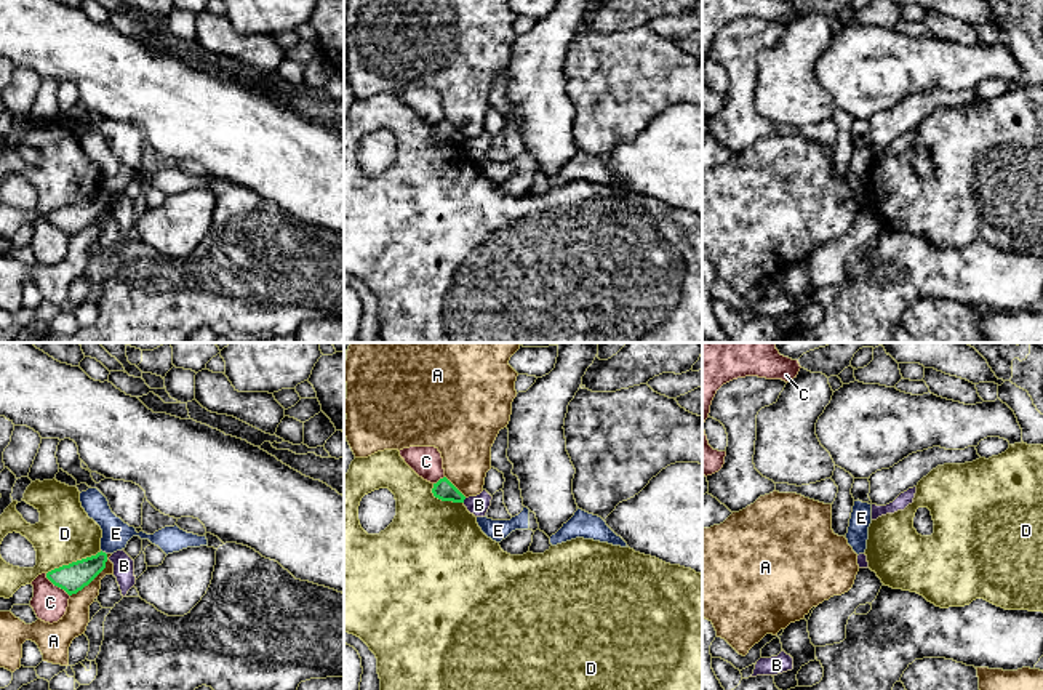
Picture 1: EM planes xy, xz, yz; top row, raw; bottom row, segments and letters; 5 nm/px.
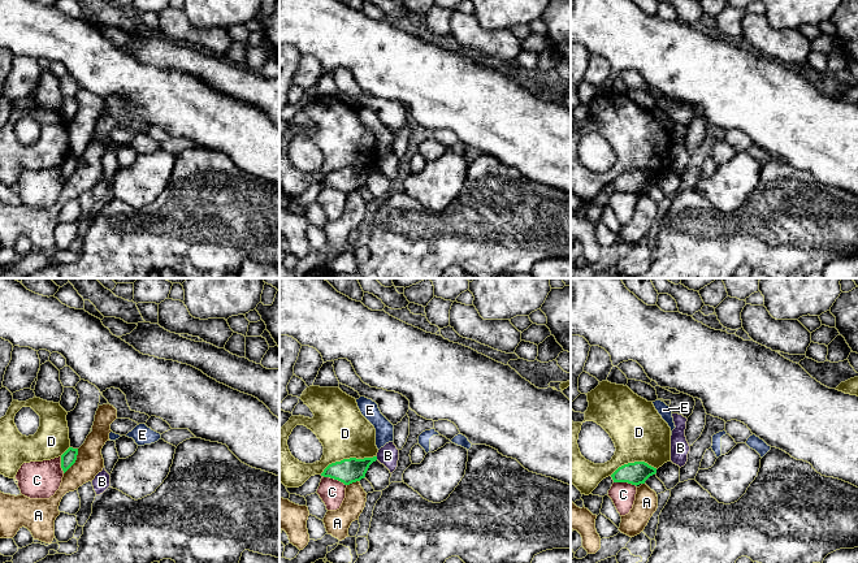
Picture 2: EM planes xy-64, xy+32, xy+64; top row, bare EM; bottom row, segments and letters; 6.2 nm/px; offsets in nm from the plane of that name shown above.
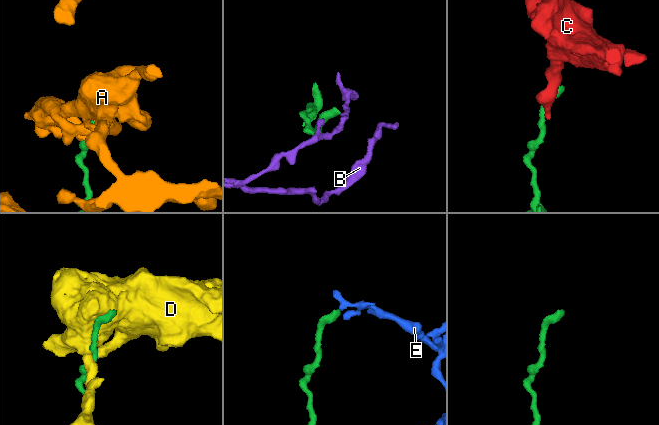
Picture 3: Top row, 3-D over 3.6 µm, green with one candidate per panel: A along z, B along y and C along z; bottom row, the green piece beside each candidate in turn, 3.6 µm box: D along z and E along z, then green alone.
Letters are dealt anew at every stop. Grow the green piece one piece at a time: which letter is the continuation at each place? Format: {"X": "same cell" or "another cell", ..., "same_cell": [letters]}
{"A": "another cell", "B": "another cell", "C": "another cell", "D": "another cell", "E": "another cell", "same_cell": []}

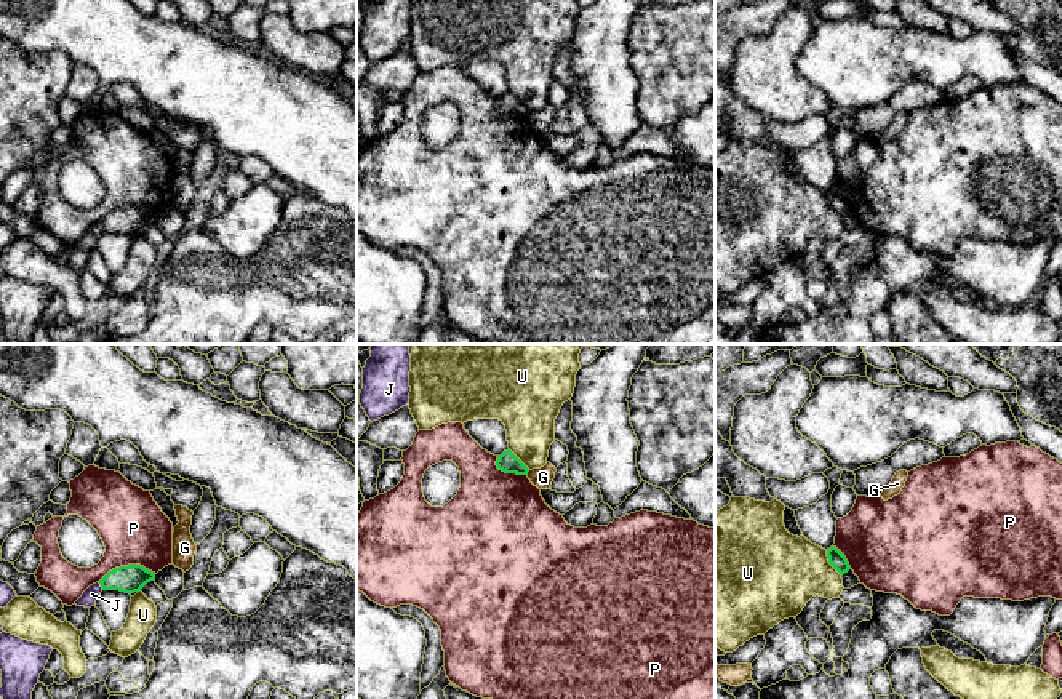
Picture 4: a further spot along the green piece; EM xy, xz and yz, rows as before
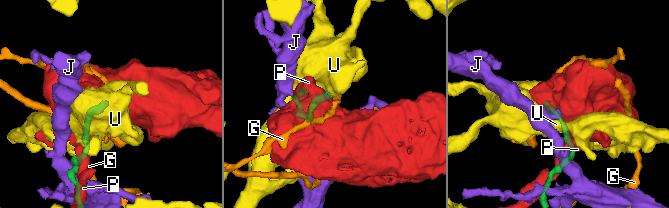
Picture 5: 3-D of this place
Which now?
{"G": "another cell", "J": "another cell", "P": "another cell", "U": "another cell", "same_cell": []}

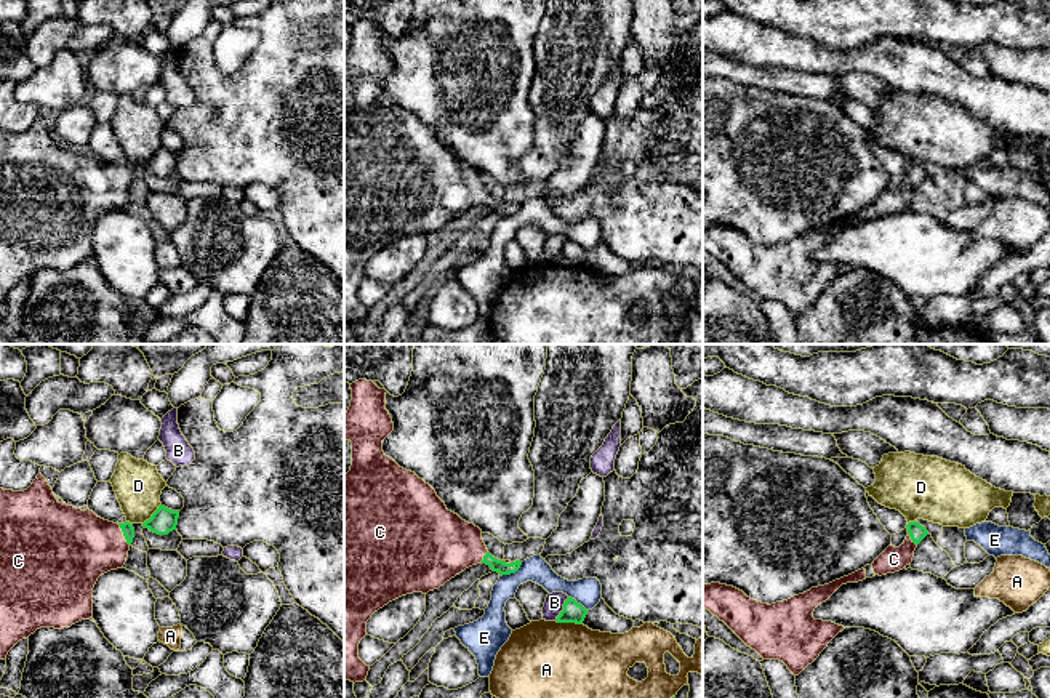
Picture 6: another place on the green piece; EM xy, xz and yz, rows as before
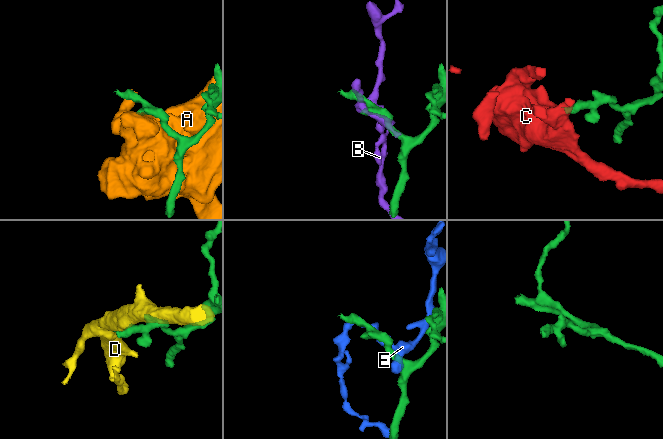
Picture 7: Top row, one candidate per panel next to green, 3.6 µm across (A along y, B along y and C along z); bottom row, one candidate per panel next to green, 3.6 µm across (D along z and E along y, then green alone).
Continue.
{"A": "another cell", "B": "another cell", "C": "same cell", "D": "another cell", "E": "another cell", "same_cell": ["C"]}

